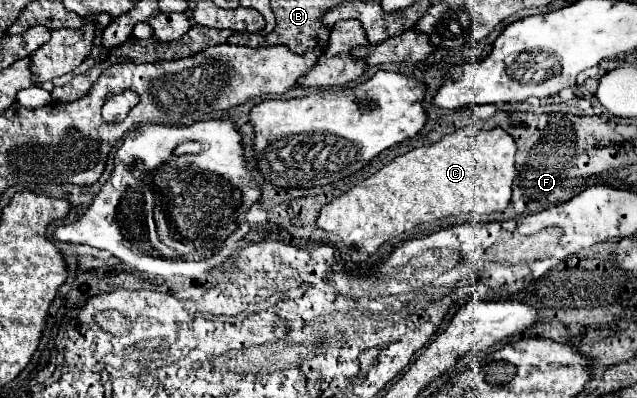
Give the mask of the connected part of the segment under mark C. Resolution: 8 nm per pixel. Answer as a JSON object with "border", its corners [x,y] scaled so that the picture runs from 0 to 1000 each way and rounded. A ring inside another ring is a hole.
{"border":[[[785,319],[769,329],[744,324],[744,334],[719,324],[675,369],[656,369],[622,394],[590,440],[512,510],[499,540],[499,570],[531,590],[546,621],[553,656],[575,656],[603,606],[659,560],[719,535],[791,530],[810,445],[807,389],[807,349]]]}

